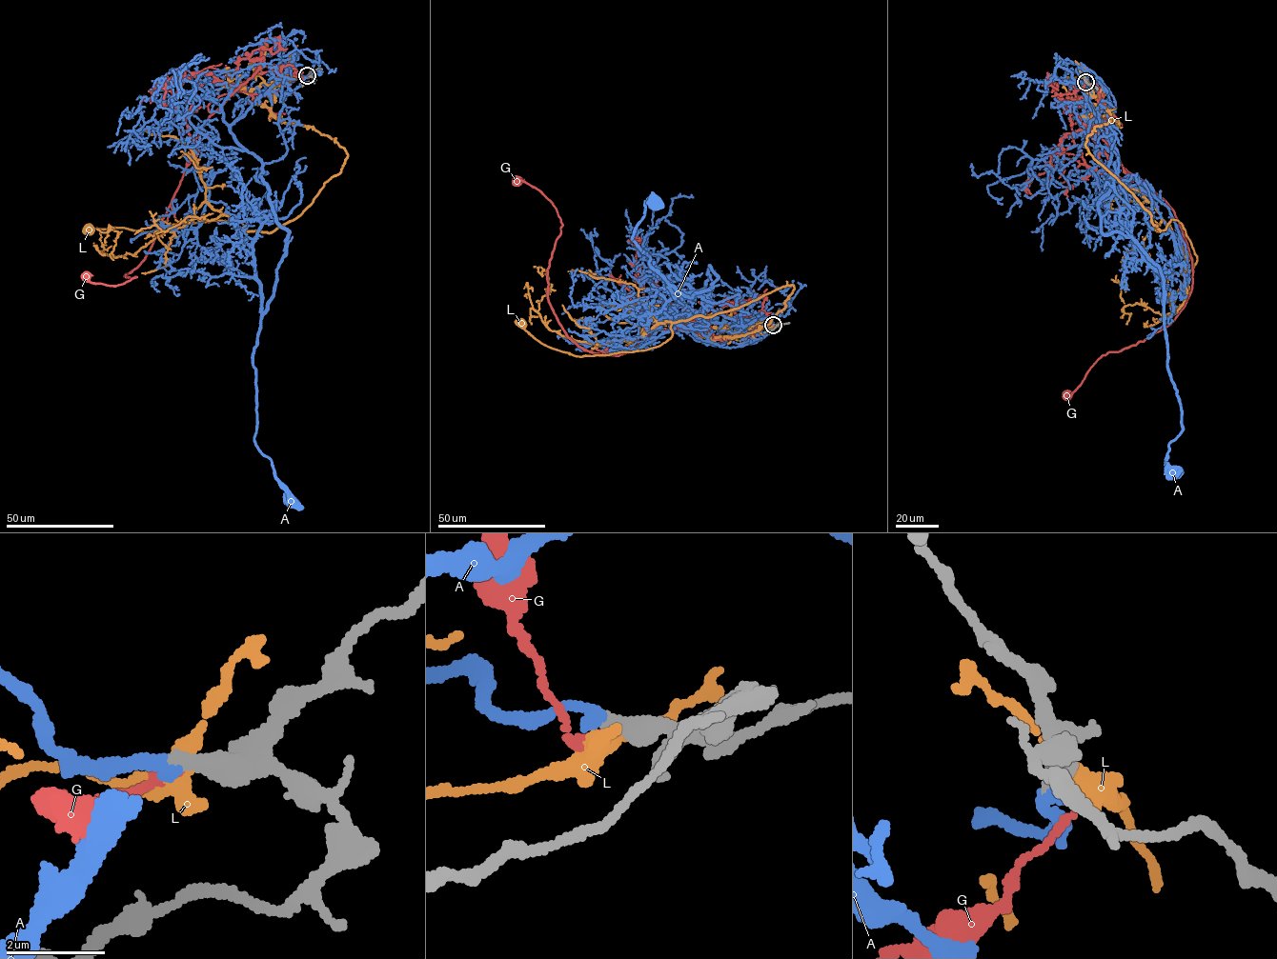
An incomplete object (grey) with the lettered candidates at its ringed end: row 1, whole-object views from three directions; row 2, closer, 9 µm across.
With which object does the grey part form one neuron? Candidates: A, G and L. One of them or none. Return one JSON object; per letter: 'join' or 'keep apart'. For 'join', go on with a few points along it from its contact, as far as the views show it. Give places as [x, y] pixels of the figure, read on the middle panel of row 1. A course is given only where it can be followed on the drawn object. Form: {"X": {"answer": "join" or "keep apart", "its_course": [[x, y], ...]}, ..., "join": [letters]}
{"A": {"answer": "join", "its_course": [[773, 325], [686, 321], [707, 307], [708, 266], [718, 277], [689, 297], [651, 266], [632, 236], [654, 201]]}, "G": {"answer": "keep apart"}, "L": {"answer": "keep apart"}, "join": ["A"]}

